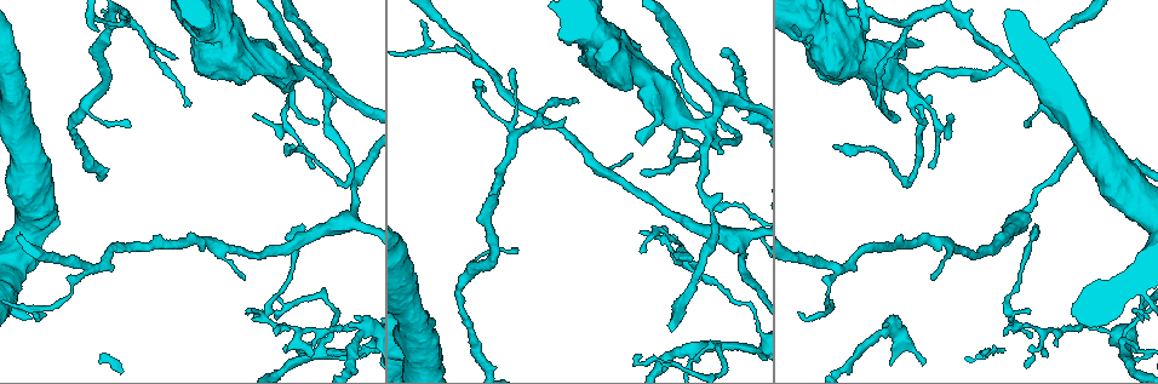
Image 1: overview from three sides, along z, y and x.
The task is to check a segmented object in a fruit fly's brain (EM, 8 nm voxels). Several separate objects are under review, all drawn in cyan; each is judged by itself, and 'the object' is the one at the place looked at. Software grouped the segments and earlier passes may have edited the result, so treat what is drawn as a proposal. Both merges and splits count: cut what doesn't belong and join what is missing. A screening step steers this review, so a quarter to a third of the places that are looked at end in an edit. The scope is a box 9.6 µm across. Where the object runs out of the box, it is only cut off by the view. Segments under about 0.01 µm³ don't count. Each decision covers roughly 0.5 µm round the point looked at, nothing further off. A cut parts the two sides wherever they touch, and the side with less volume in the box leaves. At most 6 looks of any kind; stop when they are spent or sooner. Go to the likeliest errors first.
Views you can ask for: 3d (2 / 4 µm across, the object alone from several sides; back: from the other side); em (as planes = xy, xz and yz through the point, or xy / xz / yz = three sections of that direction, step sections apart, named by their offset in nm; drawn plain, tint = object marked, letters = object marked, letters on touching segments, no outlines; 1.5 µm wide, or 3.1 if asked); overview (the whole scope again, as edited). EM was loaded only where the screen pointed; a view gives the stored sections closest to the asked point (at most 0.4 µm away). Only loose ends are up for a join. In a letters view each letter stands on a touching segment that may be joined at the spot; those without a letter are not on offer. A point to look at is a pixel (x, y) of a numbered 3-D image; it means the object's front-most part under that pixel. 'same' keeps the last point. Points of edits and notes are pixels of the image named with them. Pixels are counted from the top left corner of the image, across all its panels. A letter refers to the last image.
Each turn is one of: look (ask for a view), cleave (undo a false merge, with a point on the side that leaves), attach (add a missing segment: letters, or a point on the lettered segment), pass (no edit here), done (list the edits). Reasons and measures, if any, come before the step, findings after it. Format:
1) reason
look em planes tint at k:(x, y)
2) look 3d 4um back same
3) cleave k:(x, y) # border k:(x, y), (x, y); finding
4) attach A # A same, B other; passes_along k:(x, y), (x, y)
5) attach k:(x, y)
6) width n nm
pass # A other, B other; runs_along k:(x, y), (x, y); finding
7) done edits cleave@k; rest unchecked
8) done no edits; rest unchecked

thin end
look 3d 4um at 1:(313, 169)

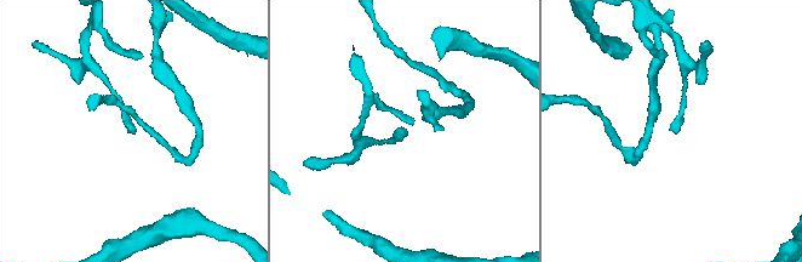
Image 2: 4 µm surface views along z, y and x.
need the tissue
look em planes tint at 2:(135, 130)

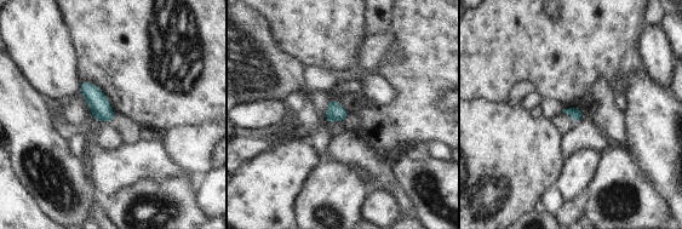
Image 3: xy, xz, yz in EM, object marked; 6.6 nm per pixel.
look em planes letters same

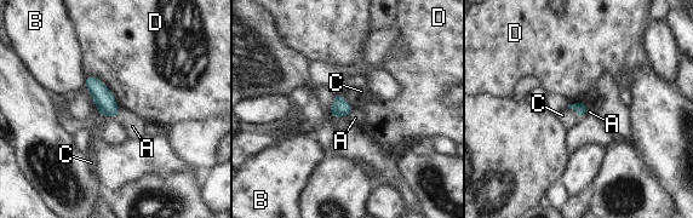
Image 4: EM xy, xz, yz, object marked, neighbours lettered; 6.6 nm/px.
pass # A other, B other, C other, D other; no lettered segment goes on from it

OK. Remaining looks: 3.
look em planes letters at 1:(634, 360)

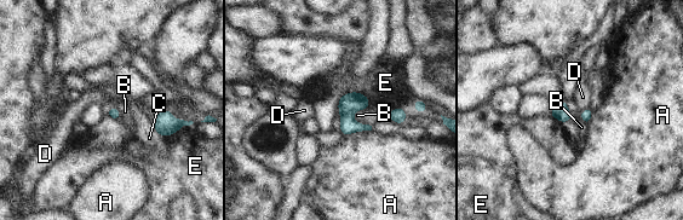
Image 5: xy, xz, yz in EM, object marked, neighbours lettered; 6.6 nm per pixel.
longest_contact A 180 nm
pass # A other, B other, C other, D other, E other; no lettered segment goes on from it

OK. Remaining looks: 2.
branch stops here
look 3d 2um at 1:(422, 22)

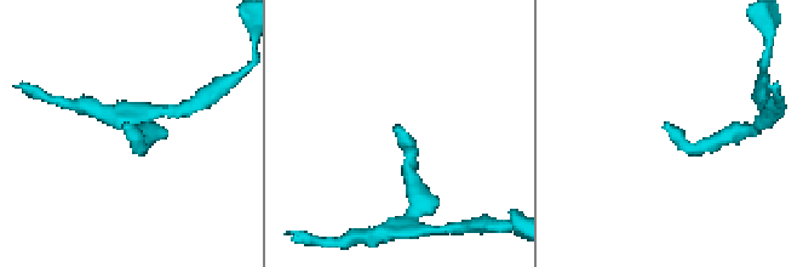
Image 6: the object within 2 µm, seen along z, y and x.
now the EM
look em planes letters at 6:(663, 126)

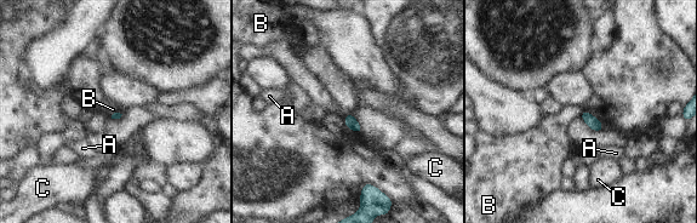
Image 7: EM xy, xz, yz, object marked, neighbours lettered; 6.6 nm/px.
pass # A other, B other, C other; border 7:(584, 110), (578, 116); none of them fits

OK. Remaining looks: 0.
done no edits; rest unchecked

